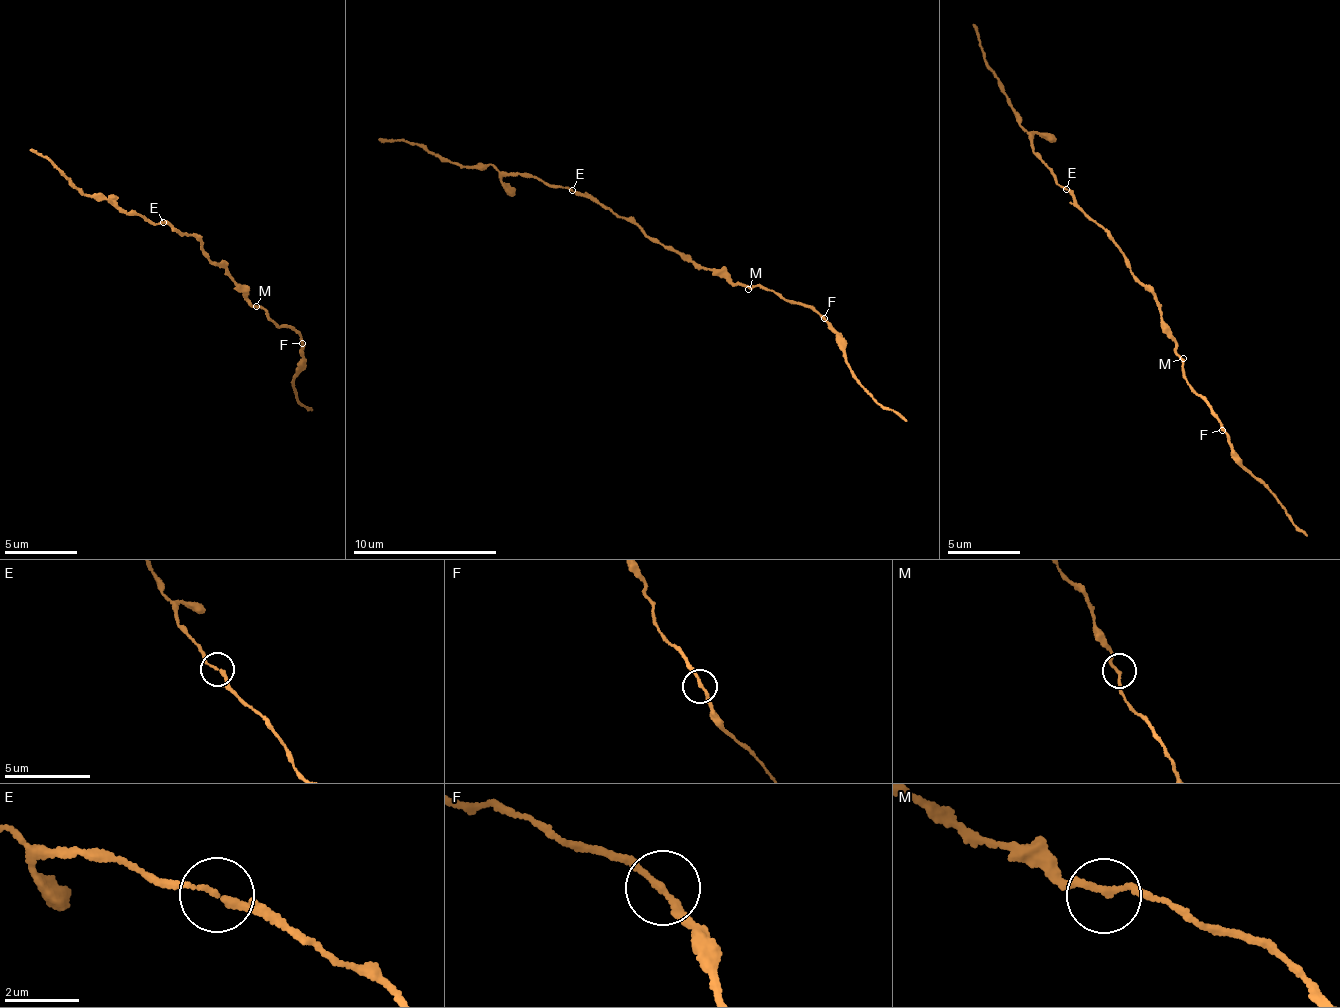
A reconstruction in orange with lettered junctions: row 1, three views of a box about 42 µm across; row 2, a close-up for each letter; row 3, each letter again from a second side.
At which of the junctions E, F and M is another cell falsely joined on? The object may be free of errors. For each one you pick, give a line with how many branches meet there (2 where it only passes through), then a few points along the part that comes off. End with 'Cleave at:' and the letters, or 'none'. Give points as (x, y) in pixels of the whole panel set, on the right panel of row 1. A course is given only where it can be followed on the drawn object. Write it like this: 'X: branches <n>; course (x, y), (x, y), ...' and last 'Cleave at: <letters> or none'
Cleave at: none

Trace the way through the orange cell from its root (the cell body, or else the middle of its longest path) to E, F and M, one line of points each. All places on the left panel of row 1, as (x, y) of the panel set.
E: (212, 262), (207, 258), (203, 245), (164, 222)
F: (212, 262), (233, 282), (233, 288), (280, 325), (286, 324), (299, 333), (302, 343)
M: (212, 262), (233, 282), (233, 288), (256, 306)

